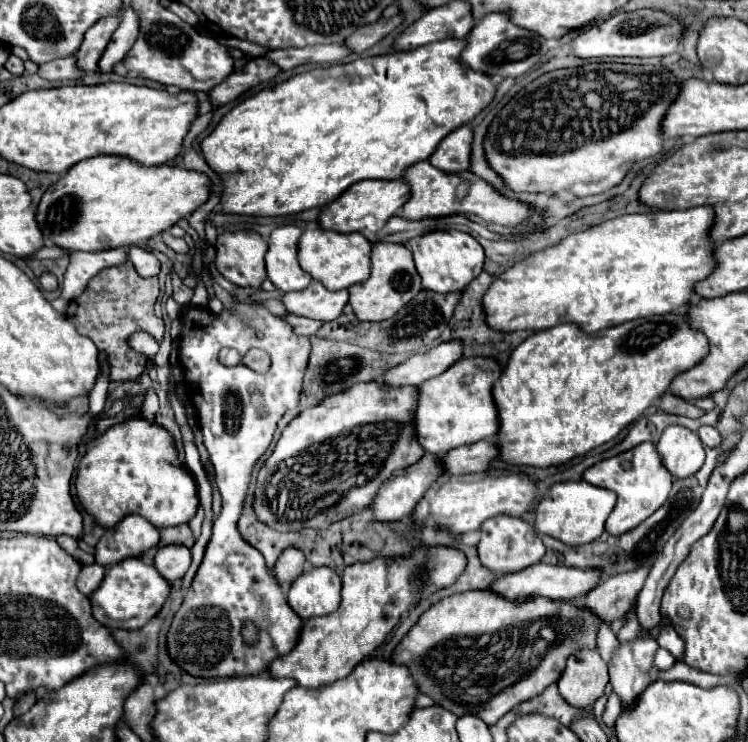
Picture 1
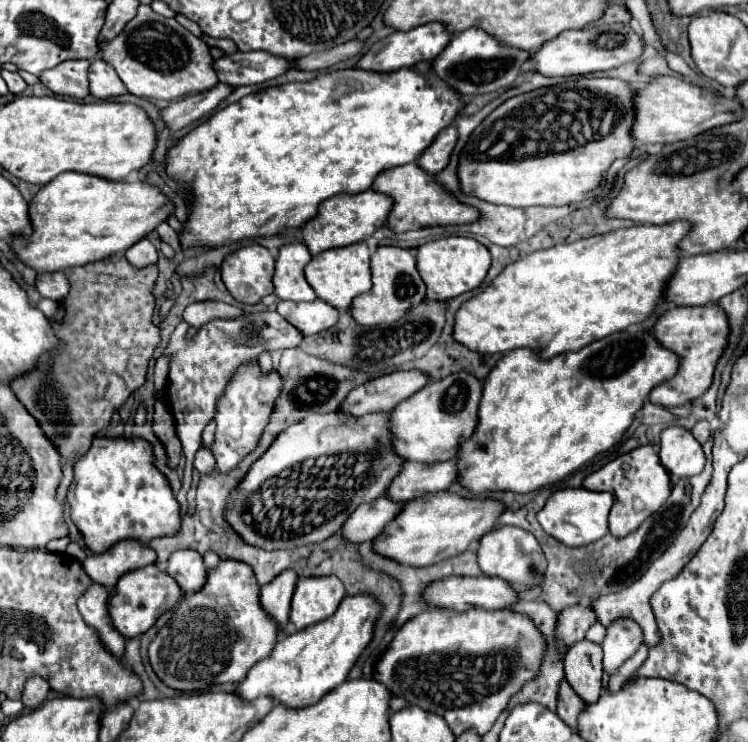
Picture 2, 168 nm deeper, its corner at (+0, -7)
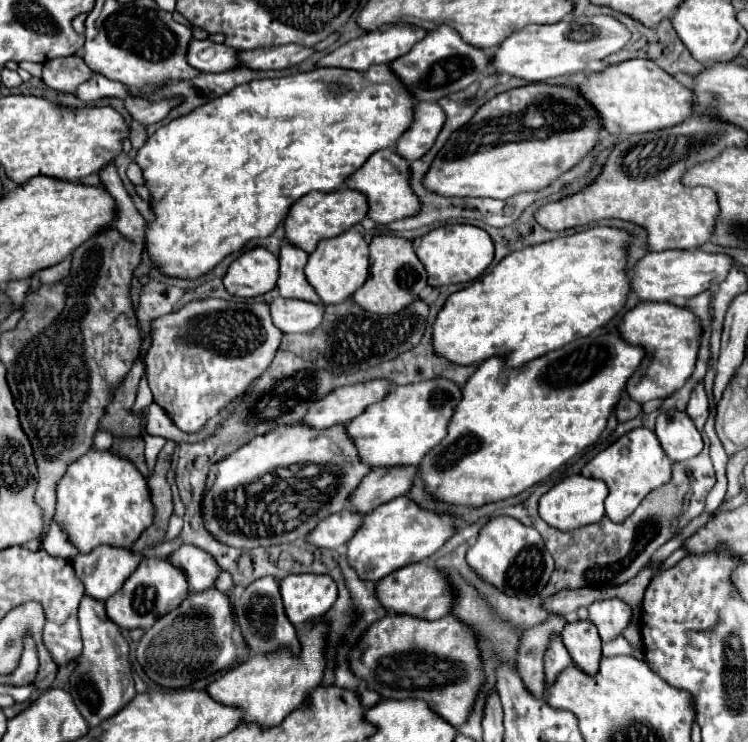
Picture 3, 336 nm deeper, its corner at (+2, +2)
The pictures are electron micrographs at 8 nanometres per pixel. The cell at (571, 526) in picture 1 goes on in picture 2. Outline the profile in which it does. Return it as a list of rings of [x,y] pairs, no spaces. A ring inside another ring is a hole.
[[[561,489],[553,493],[543,509],[537,513],[537,521],[541,523],[543,531],[551,535],[553,539],[561,541],[567,547],[583,547],[589,543],[599,541],[603,535],[607,535],[607,515],[613,505],[611,493],[597,493],[589,489]]]

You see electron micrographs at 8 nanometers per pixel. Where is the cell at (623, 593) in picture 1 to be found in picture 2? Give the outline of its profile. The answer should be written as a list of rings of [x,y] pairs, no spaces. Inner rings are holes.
[[[577,603],[577,605],[565,607],[559,613],[557,633],[565,645],[573,645],[573,643],[585,639],[585,633],[593,623],[597,623],[595,609],[591,609],[591,605]]]

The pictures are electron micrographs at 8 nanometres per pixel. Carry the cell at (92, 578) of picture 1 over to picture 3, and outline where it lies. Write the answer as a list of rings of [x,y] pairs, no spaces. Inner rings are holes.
[[[85,596],[79,606],[79,624],[83,636],[83,652],[75,660],[75,670],[69,676],[69,694],[73,696],[79,712],[89,726],[97,726],[101,720],[119,712],[133,696],[133,676],[129,666],[129,644],[121,636],[117,624],[113,624],[105,612],[105,604],[89,600]]]

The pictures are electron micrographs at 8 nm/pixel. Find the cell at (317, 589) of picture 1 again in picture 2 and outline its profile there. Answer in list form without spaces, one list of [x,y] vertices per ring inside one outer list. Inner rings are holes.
[[[303,577],[297,581],[291,601],[289,621],[295,629],[305,629],[331,617],[345,597],[343,583],[333,577]]]

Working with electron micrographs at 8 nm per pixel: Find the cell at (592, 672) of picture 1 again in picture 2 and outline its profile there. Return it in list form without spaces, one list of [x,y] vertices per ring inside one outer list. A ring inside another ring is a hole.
[[[587,639],[571,645],[565,655],[565,679],[585,703],[595,703],[601,695],[601,657],[601,645]]]

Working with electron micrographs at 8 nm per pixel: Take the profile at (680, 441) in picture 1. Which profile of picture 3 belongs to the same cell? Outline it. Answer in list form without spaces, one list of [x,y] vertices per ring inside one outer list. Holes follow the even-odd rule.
[[[669,410],[657,416],[655,434],[665,450],[665,454],[673,462],[689,460],[703,450],[703,440],[693,420],[689,420],[687,412]]]

